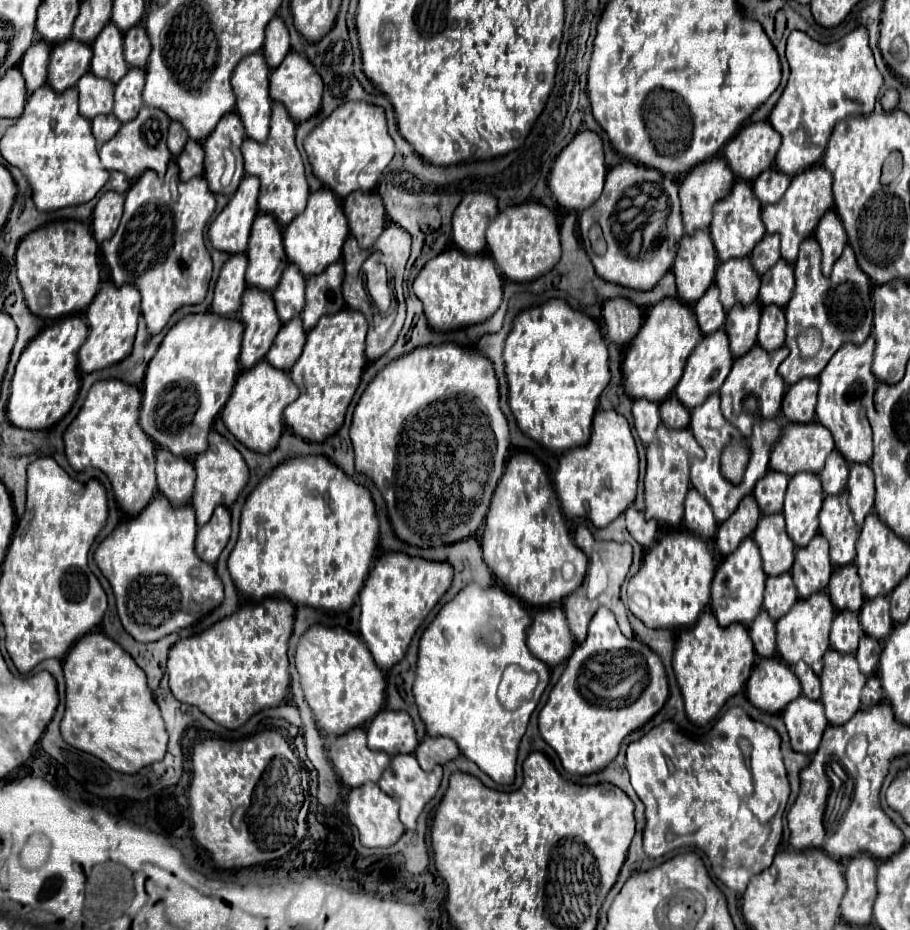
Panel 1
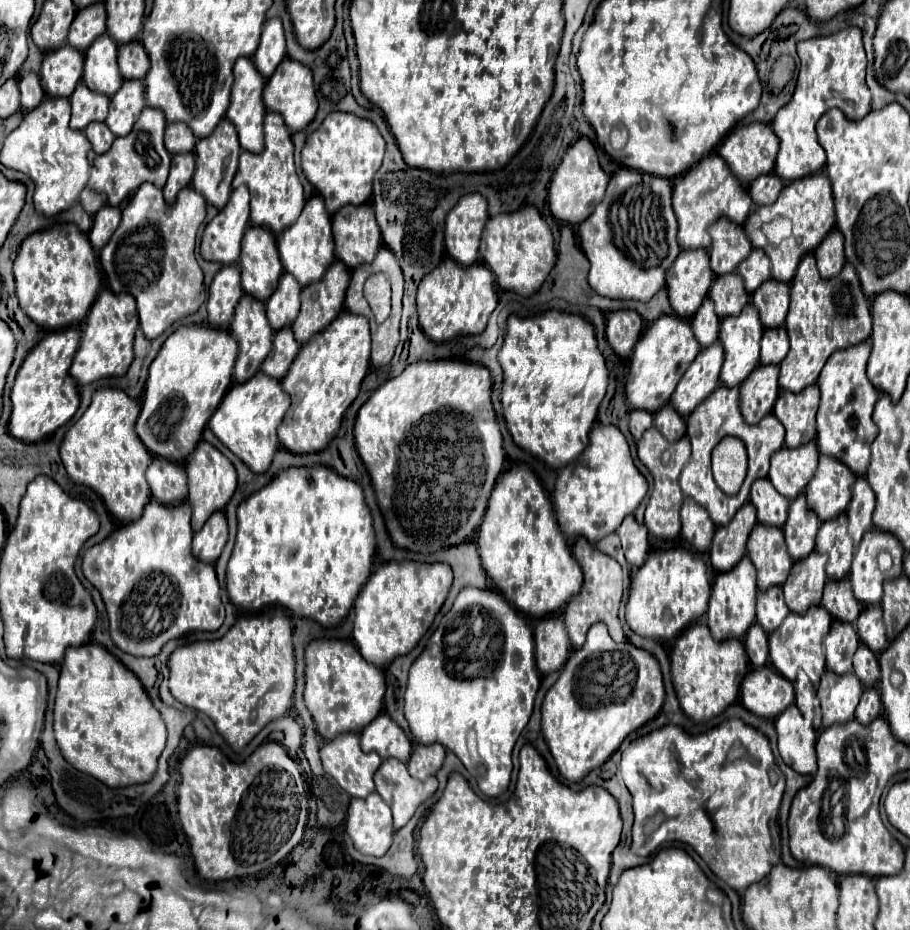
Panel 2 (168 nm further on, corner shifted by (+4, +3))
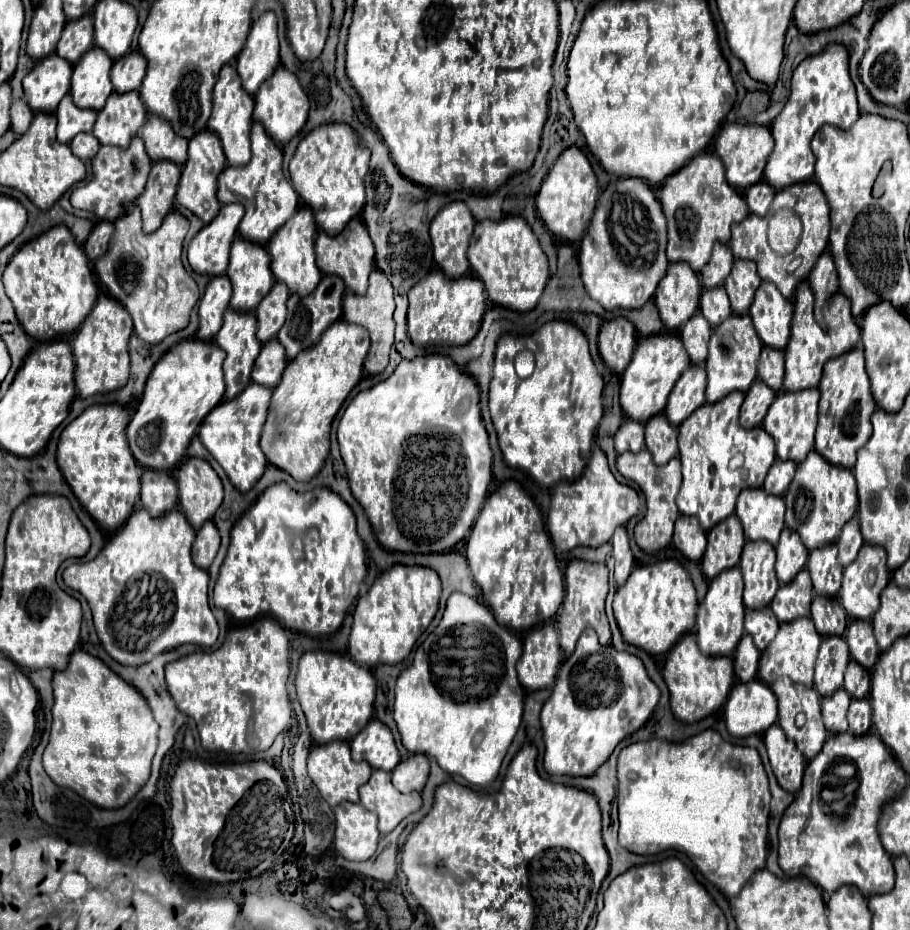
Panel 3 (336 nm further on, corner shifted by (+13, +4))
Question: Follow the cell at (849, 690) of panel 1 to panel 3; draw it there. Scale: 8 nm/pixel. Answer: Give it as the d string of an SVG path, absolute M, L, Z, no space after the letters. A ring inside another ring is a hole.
M844 688L836 690L832 696L822 696L820 698L822 720L824 720L826 730L830 734L838 734L838 732L848 730L848 720L846 720L848 704L850 704L850 696L846 694Z

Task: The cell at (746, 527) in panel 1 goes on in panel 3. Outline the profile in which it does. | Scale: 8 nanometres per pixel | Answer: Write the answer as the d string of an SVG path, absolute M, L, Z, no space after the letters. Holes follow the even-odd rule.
M736 514L722 520L718 526L708 530L708 546L702 556L702 572L708 580L718 576L722 570L734 568L740 560L746 536L742 522Z

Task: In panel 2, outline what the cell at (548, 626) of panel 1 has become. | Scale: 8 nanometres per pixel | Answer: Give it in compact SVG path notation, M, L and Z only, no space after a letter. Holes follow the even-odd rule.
M551 615L537 623L535 627L535 665L547 675L559 671L571 655L571 641L563 627L561 617Z

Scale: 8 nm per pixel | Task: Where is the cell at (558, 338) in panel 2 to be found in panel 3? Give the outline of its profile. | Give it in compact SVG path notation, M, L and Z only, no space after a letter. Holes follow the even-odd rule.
M546 322L540 330L524 338L512 334L500 336L490 382L490 416L498 432L498 442L506 464L526 470L538 484L546 488L560 480L578 478L586 466L586 458L590 458L596 426L602 418L602 386L604 382L590 358L586 336L568 322ZM520 350L530 350L536 358L536 370L528 378L520 378L514 370L514 356Z

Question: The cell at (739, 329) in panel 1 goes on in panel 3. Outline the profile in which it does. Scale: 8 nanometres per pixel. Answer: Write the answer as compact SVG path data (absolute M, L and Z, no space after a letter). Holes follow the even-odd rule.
M732 314L720 326L712 330L706 370L708 370L708 388L706 388L706 402L718 402L728 392L740 390L746 392L756 378L756 358L762 350L762 340L758 338L750 316L748 314Z

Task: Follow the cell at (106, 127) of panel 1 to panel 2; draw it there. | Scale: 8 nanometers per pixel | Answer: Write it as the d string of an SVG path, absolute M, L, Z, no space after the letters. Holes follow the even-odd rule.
M91 123L87 129L85 129L85 135L93 147L93 151L97 155L103 155L109 151L115 135L109 131L109 127L105 123Z

